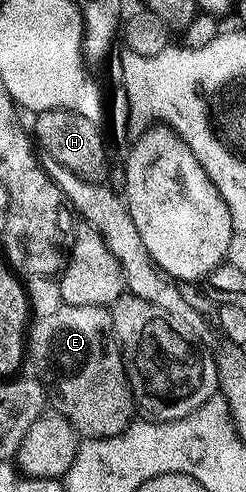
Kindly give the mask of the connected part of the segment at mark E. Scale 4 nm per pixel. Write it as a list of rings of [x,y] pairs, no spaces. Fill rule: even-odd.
[[[64,303],[57,307],[38,321],[35,319],[28,328],[28,360],[38,371],[35,373],[46,390],[49,407],[59,412],[79,437],[103,440],[118,436],[132,423],[136,405],[122,361],[122,349],[114,336],[111,309]]]

